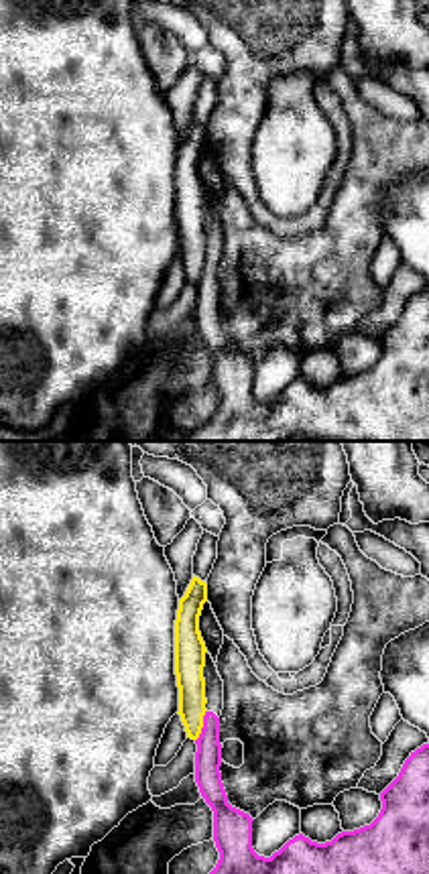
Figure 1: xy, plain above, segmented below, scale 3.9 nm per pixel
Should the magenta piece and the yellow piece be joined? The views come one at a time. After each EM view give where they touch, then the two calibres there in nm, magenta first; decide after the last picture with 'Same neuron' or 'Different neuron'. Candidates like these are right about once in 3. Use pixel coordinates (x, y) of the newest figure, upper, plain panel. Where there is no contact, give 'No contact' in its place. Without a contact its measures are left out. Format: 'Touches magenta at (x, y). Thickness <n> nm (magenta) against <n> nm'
Touches magenta at (204, 271). Thickness 110 nm (magenta) against 110 nm

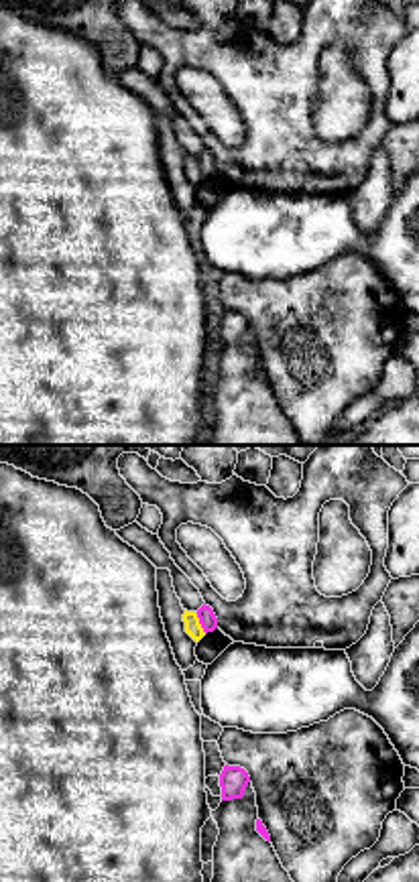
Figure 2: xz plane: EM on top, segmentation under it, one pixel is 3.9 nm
Touches magenta at (200, 167). Thickness 70 nm (magenta) against 70 nm

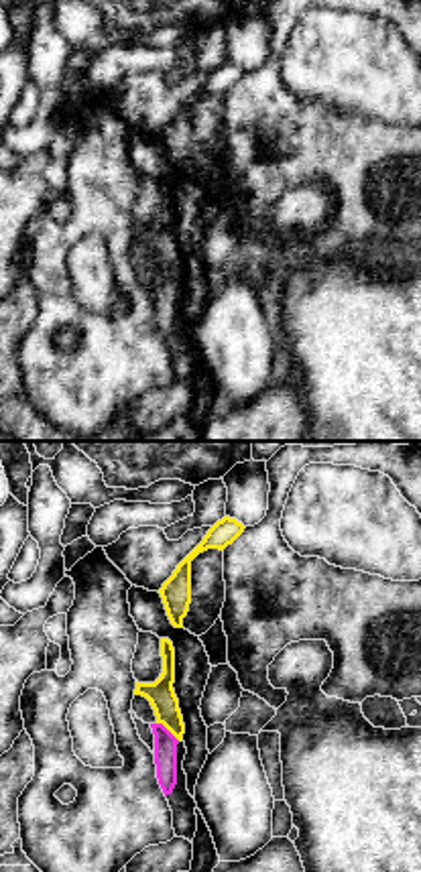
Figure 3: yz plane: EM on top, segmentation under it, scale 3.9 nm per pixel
Touches magenta at (167, 275). Thickness 100 nm (magenta) against 110 nm

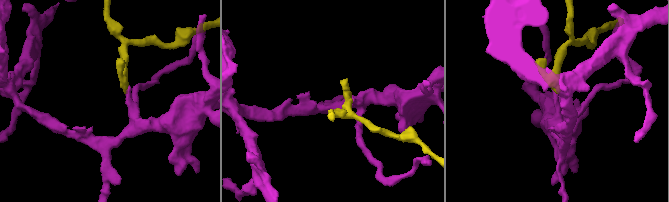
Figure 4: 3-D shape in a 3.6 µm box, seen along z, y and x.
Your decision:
Different neuron

